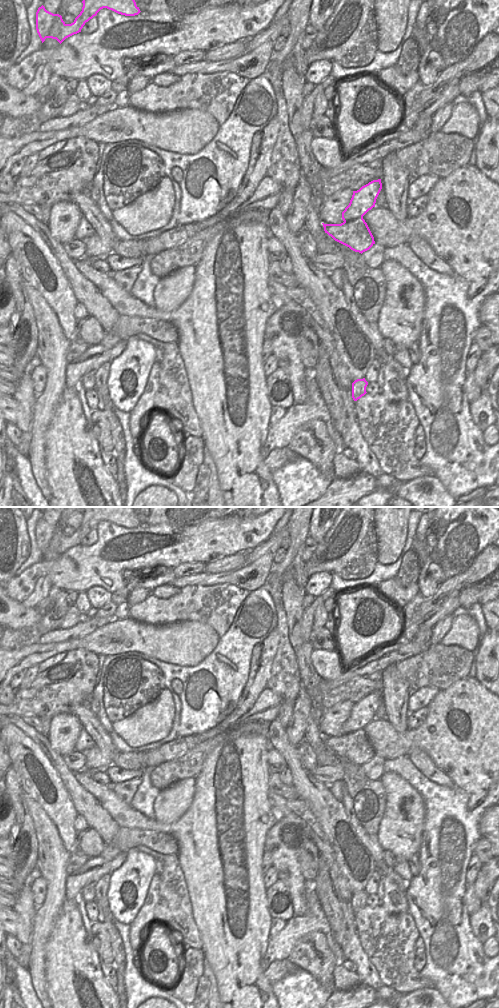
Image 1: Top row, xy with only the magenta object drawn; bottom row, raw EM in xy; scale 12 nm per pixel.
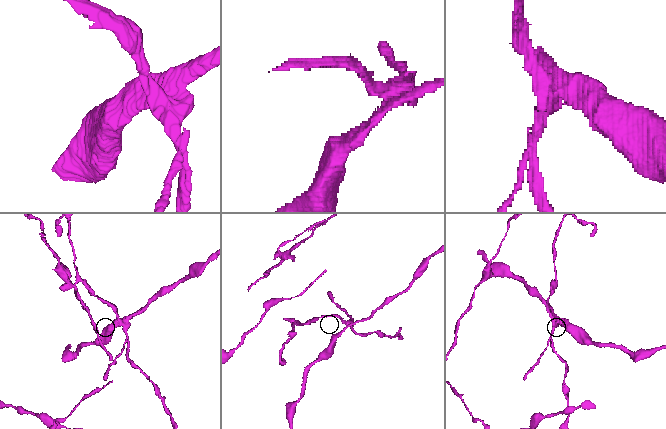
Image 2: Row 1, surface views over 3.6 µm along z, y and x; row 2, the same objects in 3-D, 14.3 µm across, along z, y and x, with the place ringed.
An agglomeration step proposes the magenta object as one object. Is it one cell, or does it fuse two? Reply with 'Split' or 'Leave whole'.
Split

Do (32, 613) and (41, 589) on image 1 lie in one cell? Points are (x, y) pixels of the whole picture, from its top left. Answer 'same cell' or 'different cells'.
different cells

